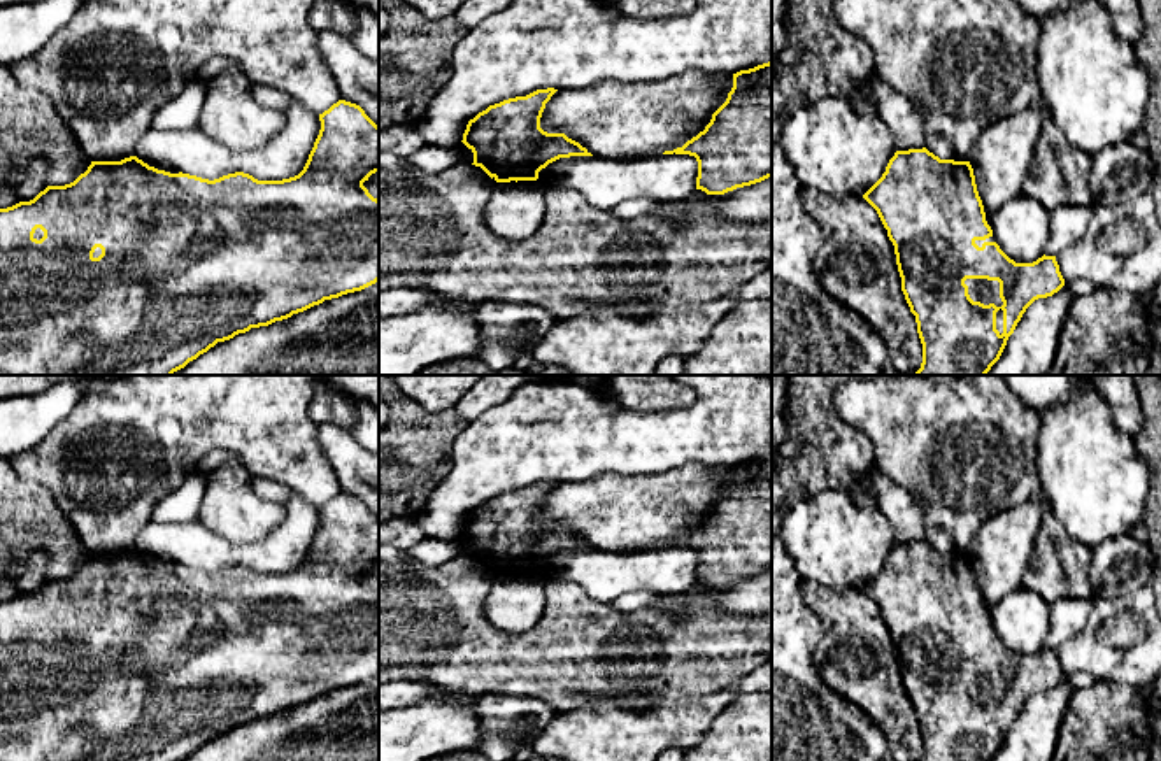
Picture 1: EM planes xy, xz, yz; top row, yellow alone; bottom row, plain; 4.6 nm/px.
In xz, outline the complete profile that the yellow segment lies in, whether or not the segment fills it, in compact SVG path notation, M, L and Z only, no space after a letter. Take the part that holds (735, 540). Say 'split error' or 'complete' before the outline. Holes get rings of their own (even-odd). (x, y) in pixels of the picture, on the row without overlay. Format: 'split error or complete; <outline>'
complete; M772 454L733 466L733 480L705 523L663 547L673 545L696 551L696 582L707 587L724 587L772 570Z

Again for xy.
split error; M345 493L319 507L319 514L321 523L303 563L289 572L258 573L249 566L235 565L209 573L158 563L130 549L121 554L91 554L74 575L47 579L30 594L0 601L0 761L184 761L217 735L375 677L379 673L379 593L363 575L379 565L379 519L360 498Z

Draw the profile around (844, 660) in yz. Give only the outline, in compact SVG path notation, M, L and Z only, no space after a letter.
M801 580L800 591L821 621L817 673L882 729L891 761L921 761L915 708L901 684L894 638L877 603L863 589L835 591L814 580Z

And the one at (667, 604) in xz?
M659 594L659 598L651 605L651 608L658 614L668 614L672 617L679 617L684 612L684 605L673 594Z

